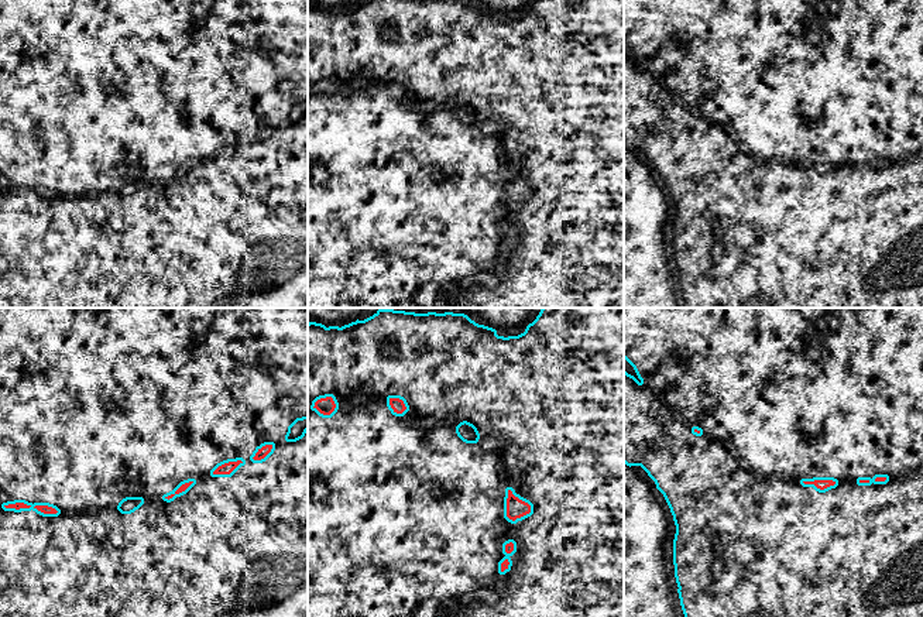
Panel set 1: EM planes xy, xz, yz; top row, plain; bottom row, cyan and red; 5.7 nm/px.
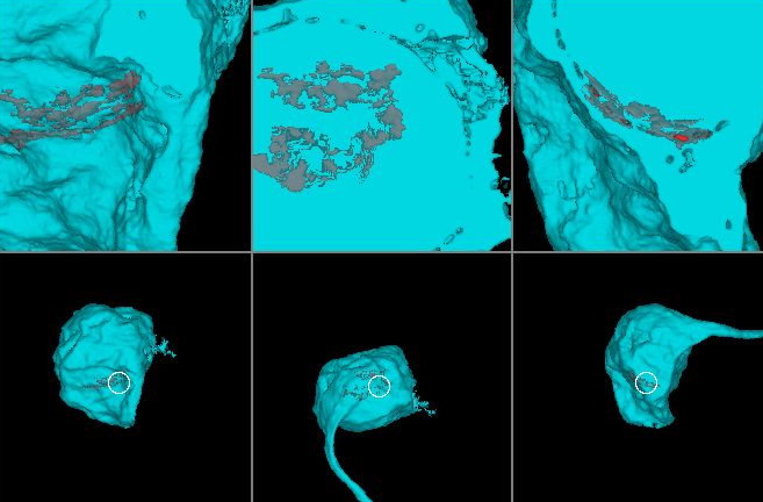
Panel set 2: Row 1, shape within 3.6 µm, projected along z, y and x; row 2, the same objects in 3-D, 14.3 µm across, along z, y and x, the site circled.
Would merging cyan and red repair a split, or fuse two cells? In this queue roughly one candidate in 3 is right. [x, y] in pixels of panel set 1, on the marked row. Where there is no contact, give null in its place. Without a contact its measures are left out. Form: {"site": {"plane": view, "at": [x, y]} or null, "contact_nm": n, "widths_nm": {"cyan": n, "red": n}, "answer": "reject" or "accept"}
{"site": {"plane": "xz", "at": [505, 506]}, "contact_nm": 190, "widths_nm": {"cyan": 500, "red": 110}, "answer": "accept"}

